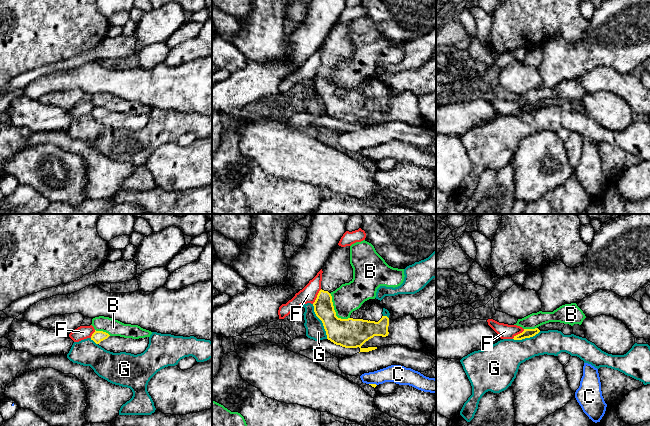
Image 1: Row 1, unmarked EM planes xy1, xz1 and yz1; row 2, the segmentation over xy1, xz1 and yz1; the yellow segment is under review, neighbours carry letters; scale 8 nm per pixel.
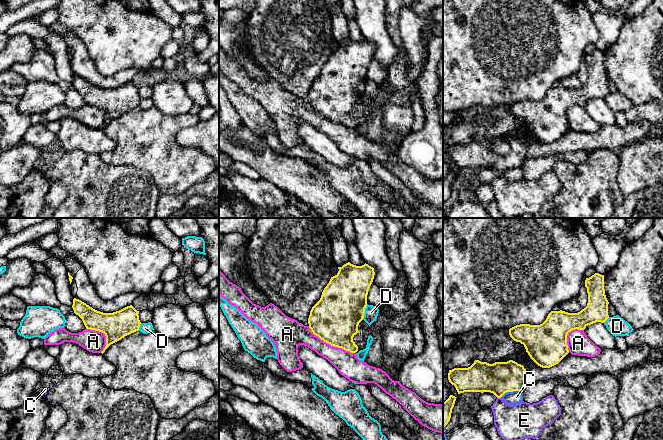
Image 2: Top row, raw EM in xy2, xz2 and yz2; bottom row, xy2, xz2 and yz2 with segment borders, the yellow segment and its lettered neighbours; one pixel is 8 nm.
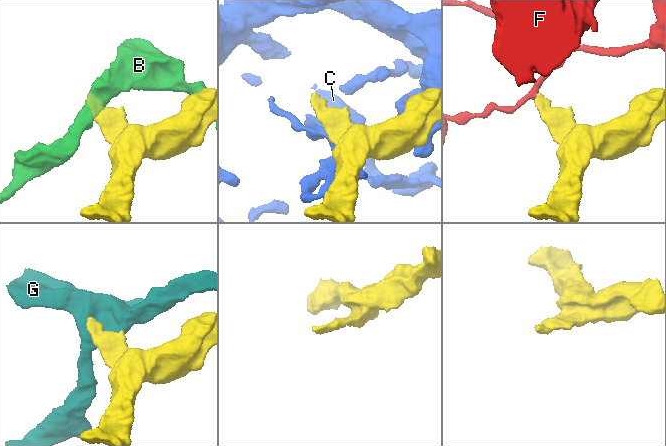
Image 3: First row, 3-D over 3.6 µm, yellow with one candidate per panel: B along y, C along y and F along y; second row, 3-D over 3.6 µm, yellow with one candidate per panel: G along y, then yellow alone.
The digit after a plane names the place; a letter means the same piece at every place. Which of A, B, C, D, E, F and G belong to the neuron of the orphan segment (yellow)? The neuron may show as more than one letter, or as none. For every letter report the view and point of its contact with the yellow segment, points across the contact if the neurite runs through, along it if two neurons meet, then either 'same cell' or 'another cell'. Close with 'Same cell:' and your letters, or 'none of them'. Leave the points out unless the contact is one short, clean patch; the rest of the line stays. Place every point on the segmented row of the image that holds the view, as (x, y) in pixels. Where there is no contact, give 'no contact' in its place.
A: xz2 (330, 344) | another cell
B: xz1 (334, 311) | along xz1 (329, 293), (335, 314), (341, 318), (349, 318) | another cell
C: yz2 (510, 391) | another cell
D: xz2 (364, 312) | another cell
E: yz2 (499, 397) | along yz2 (497, 397), (500, 398) | another cell
F: xz1 (317, 296) | along xz1 (321, 289), (312, 303) | another cell
G: xz1 (321, 320) | another cell
Same cell: none of them

